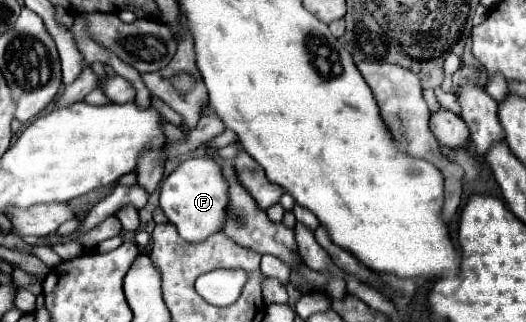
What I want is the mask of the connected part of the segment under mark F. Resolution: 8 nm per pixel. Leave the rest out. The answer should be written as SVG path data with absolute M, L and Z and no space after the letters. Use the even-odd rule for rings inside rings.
M204 156L204 158L188 158L180 162L180 166L162 180L160 186L160 208L168 216L168 220L178 228L178 234L186 242L202 242L214 232L220 232L226 220L228 206L228 184L222 176L220 166Z

